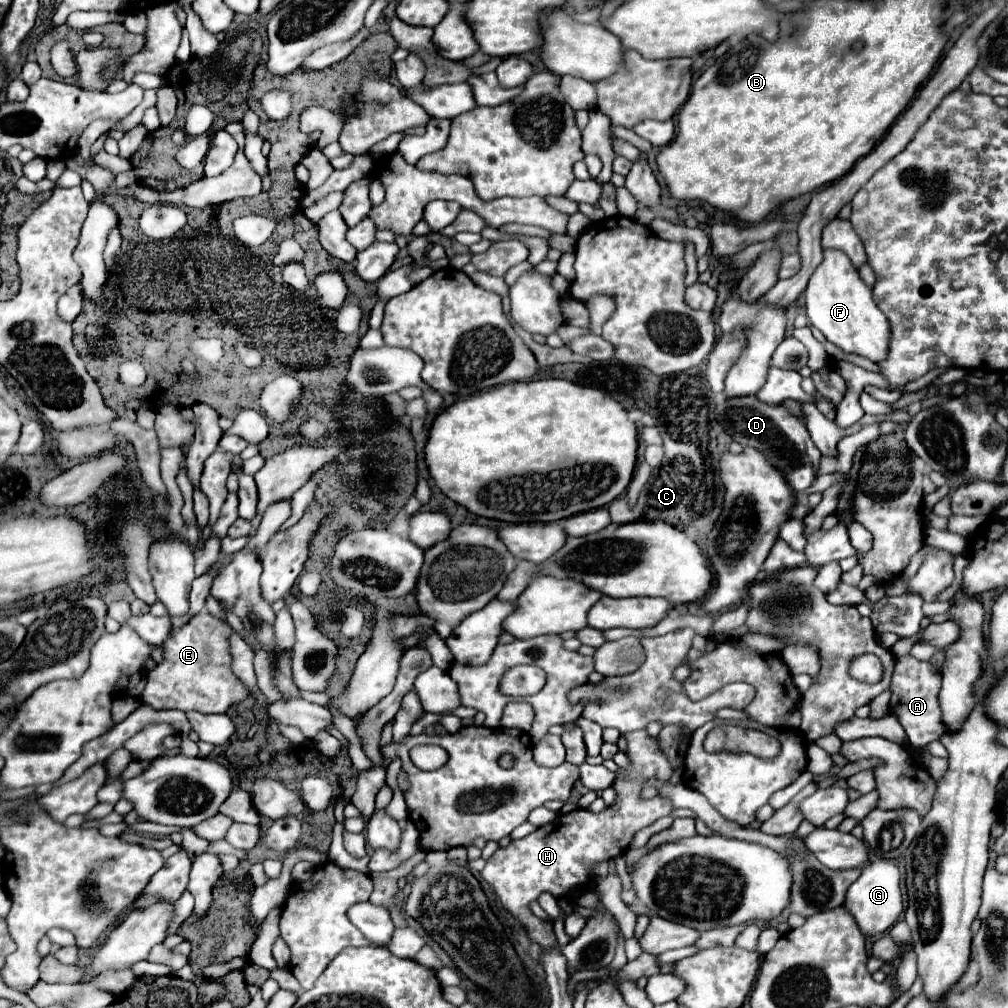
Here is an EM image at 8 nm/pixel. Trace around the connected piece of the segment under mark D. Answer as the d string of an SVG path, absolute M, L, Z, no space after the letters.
M756 396L726 398L714 406L714 418L732 436L734 442L766 454L768 462L782 472L794 492L802 492L812 484L818 472L820 450L814 446L802 420L790 414L782 404L766 404Z

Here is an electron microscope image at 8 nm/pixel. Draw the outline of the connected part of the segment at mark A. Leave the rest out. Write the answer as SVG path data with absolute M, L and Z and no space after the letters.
M902 656L896 660L890 692L892 696L896 696L896 704L892 700L890 712L898 718L898 722L906 730L908 744L912 748L920 750L922 746L926 746L932 740L938 740L944 734L944 726L940 722L940 704L938 704L938 692L940 692L938 668L934 668L930 662L920 662L916 658Z

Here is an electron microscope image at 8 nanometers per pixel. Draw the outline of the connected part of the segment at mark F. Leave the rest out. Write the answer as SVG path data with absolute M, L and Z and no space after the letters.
M824 250L824 260L814 270L804 294L808 320L826 336L826 340L834 342L844 352L864 356L872 362L878 362L882 356L886 356L890 340L890 326L886 316L874 304L872 288L866 286L842 250Z

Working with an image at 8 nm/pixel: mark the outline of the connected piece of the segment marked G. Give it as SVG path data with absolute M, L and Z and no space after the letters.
M876 860L870 862L862 876L850 886L846 894L844 906L854 914L858 926L866 936L878 936L884 934L900 916L902 912L902 890L900 890L900 870L890 860Z

